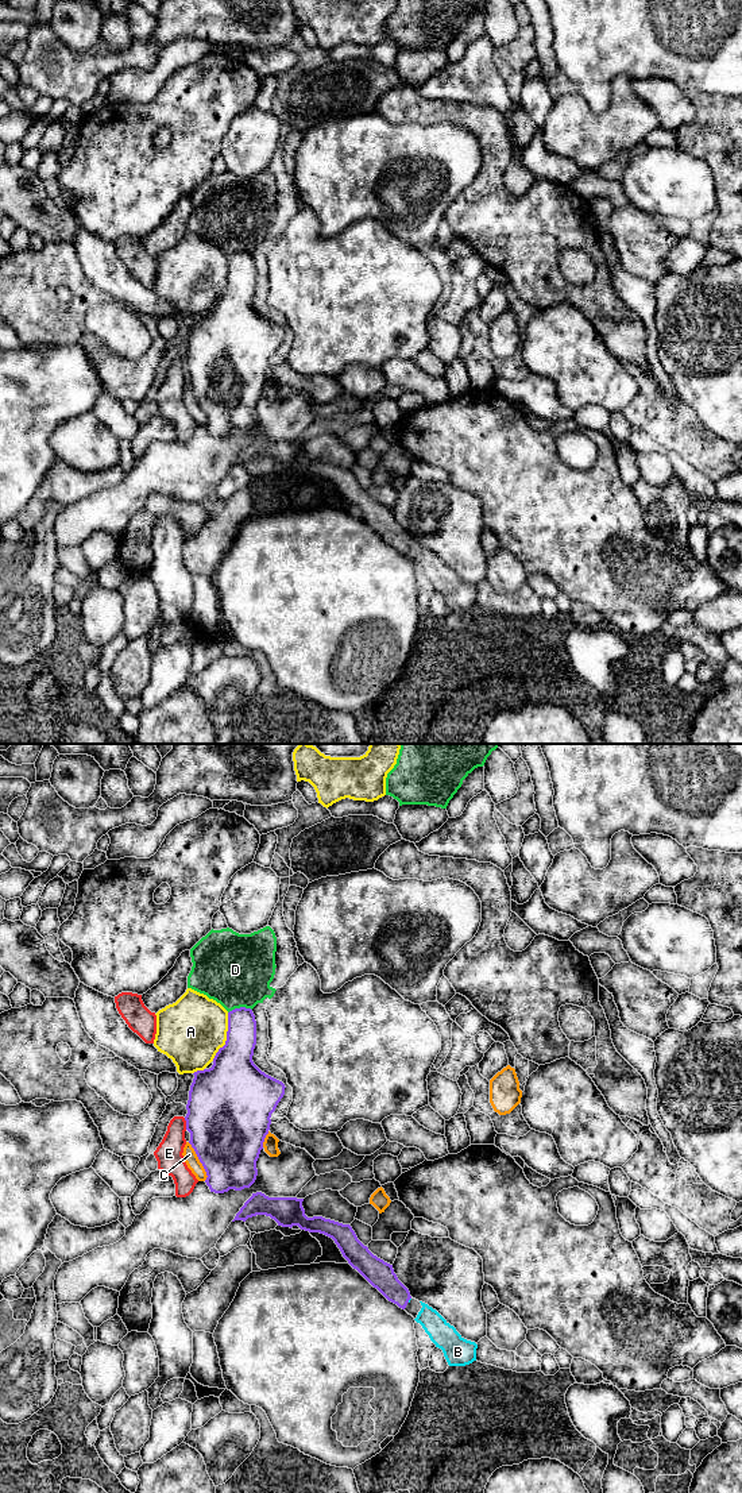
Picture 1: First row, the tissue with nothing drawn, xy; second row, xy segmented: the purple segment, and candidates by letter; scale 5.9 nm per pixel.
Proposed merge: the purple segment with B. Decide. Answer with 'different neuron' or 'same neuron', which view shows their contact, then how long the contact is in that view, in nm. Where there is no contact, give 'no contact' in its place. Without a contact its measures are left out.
same neuron | xy | 40 nm

